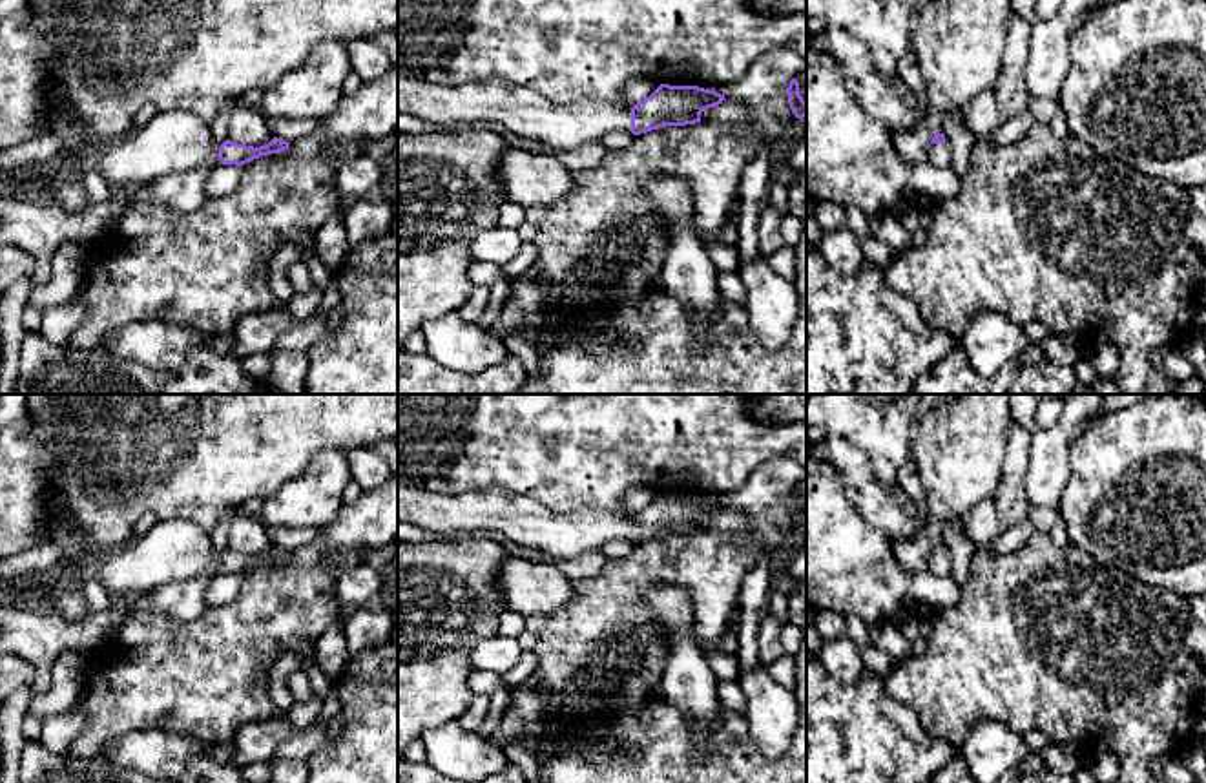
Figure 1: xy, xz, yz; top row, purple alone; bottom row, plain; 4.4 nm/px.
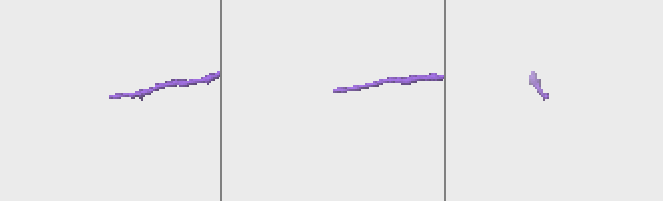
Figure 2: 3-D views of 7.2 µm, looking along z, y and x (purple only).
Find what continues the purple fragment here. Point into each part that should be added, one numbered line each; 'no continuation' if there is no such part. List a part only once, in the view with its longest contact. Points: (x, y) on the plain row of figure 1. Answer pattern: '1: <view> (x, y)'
1: yz (938, 563)

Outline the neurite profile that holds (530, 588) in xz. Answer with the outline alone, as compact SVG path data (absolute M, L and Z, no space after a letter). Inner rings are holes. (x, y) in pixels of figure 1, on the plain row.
M507 557L500 566L494 590L509 611L524 617L547 615L575 600L571 580L556 566L524 557Z

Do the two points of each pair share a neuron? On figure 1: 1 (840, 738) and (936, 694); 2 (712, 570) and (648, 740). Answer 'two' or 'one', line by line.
1: two
2: two

